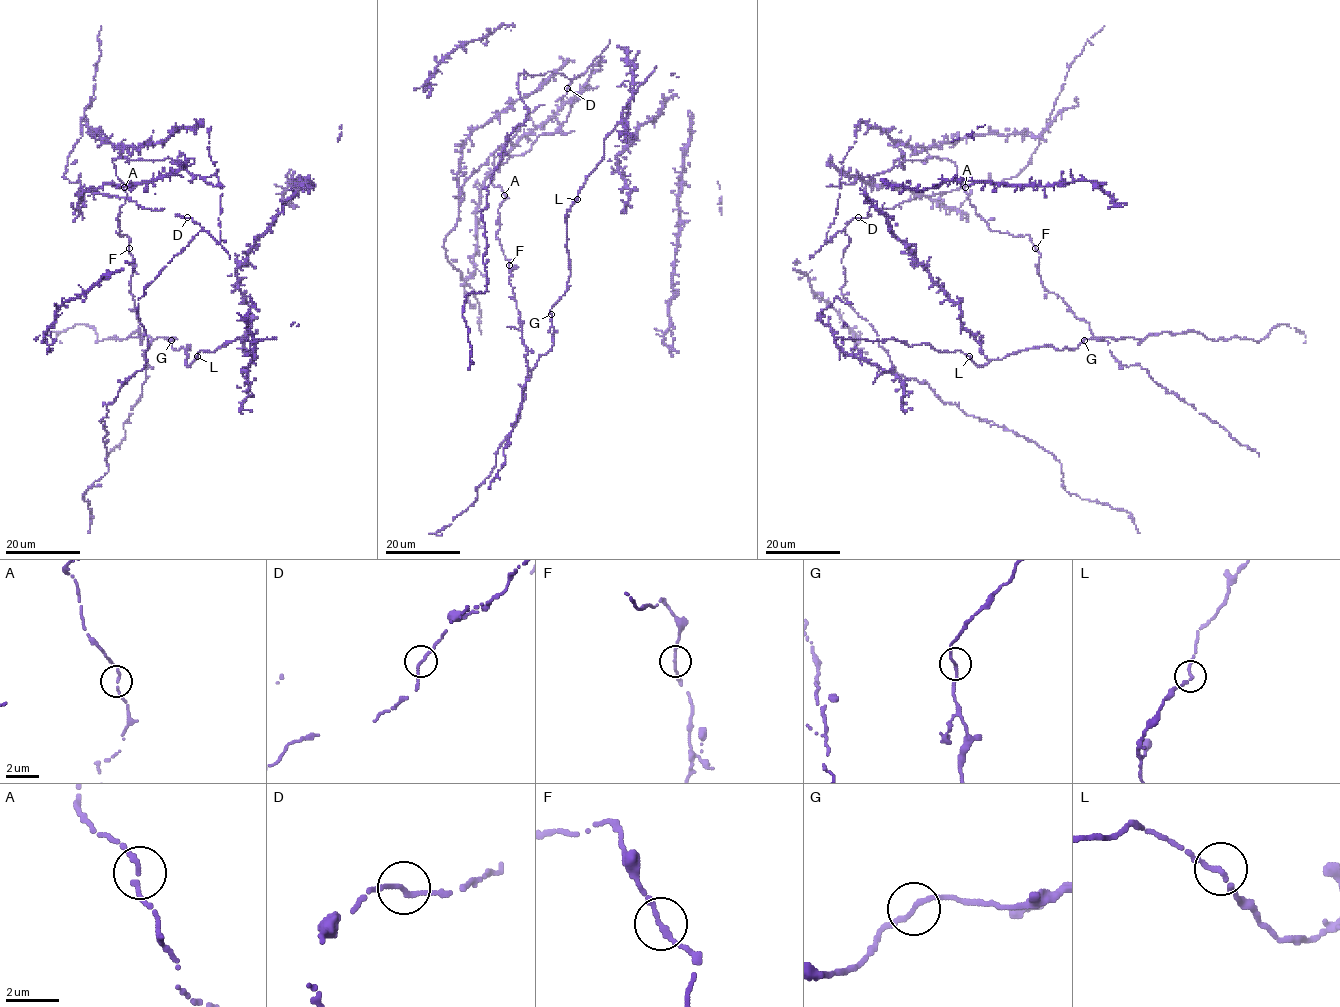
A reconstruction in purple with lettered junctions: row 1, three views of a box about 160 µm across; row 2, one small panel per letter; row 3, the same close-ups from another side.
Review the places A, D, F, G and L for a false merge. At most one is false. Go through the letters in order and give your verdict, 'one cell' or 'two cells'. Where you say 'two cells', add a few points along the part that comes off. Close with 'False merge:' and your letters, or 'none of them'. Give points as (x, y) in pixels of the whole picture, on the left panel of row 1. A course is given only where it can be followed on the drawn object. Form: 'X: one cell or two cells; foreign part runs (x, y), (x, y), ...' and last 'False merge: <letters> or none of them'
A: one cell
D: one cell
F: one cell
G: one cell
L: one cell
False merge: none of them

